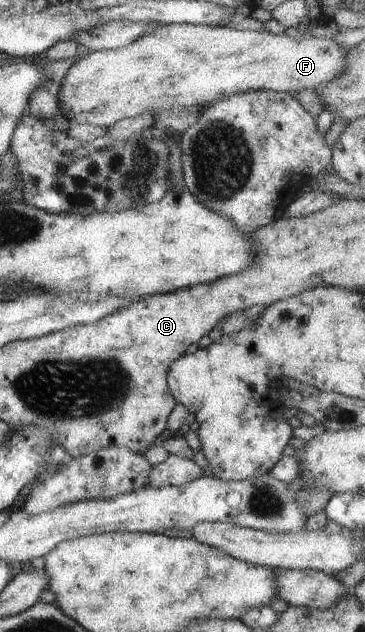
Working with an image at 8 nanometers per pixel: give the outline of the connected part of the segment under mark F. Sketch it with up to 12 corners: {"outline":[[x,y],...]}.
{"outline":[[160,24],[77,58],[71,127],[317,90],[348,49],[293,31]]}

